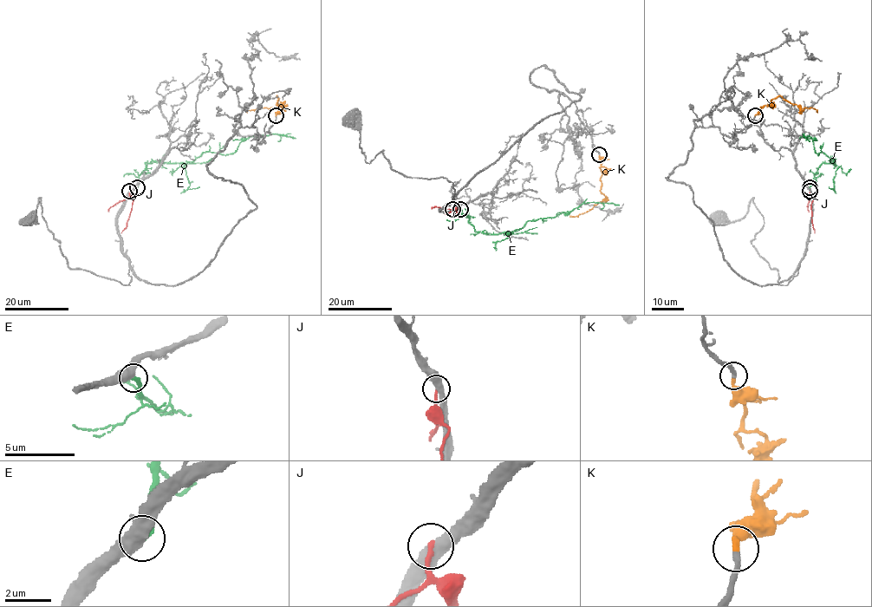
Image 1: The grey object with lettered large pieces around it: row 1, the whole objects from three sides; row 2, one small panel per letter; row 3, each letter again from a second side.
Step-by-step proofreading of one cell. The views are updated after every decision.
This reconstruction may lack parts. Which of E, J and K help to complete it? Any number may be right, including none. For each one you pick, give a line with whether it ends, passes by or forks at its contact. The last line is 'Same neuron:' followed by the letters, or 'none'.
E: It ends there
K: It ends there
Same neuron: E, K

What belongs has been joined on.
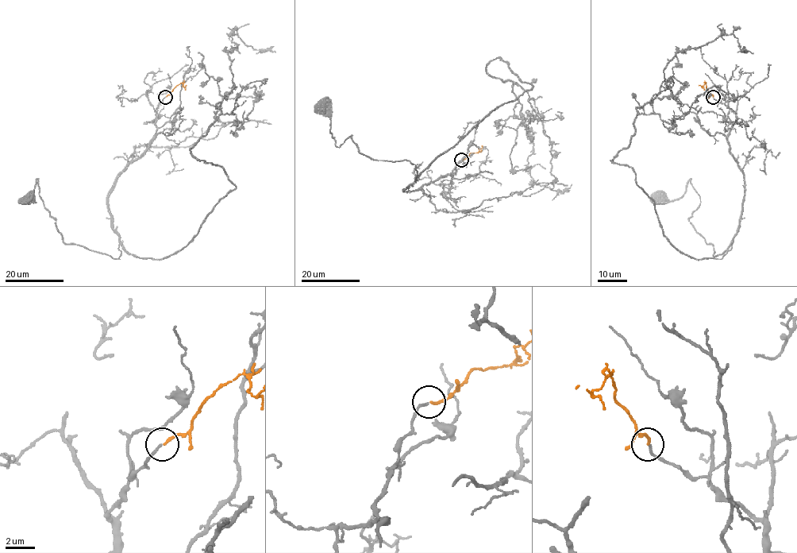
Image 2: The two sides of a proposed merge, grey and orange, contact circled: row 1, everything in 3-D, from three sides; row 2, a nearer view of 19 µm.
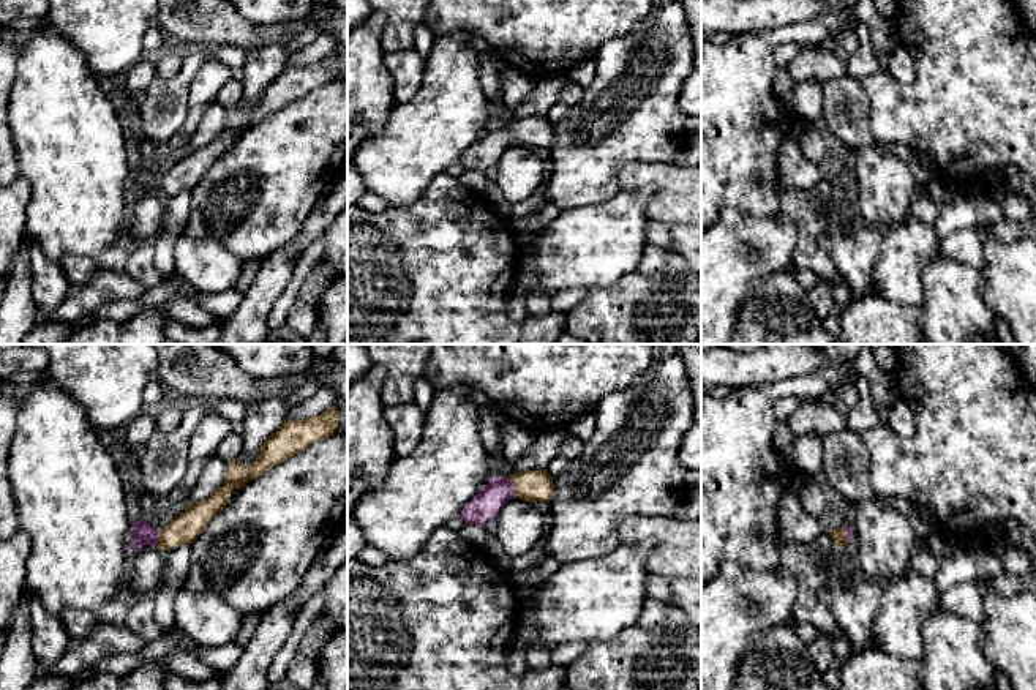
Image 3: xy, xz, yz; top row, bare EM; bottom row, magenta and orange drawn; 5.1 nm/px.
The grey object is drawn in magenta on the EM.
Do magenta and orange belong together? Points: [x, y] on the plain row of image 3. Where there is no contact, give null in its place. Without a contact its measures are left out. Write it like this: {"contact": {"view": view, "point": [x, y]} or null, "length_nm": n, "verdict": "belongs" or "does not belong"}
{"contact": {"view": "xz", "point": [512, 133]}, "length_nm": 110, "verdict": "belongs"}

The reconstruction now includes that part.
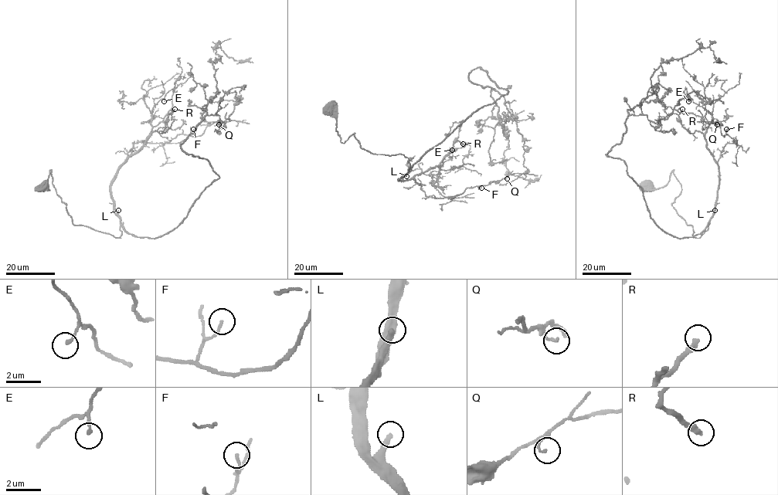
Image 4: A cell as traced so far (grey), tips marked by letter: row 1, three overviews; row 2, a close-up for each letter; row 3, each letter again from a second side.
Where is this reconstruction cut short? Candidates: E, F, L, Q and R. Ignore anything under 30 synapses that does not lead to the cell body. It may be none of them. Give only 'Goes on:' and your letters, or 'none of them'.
Goes on: L, R

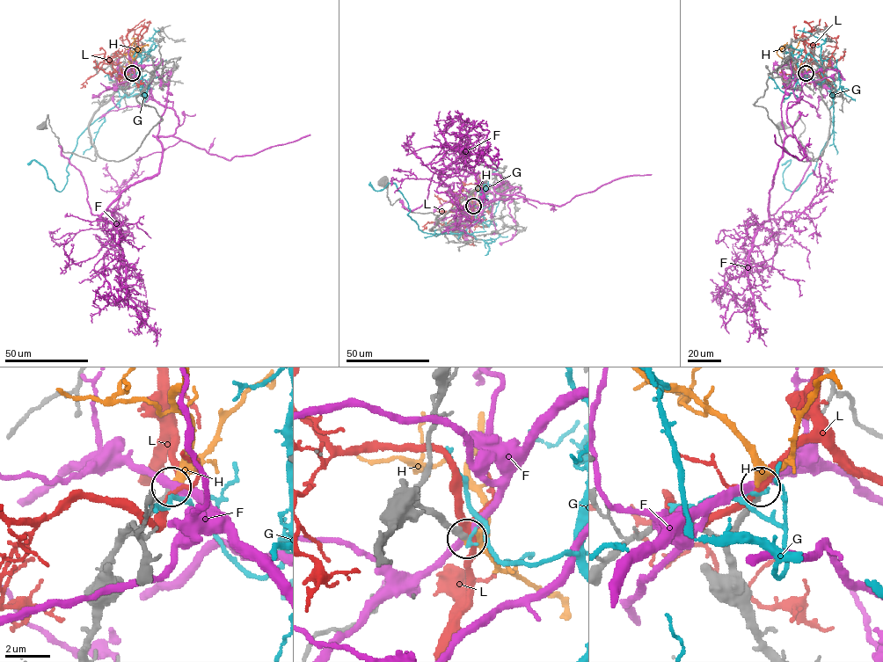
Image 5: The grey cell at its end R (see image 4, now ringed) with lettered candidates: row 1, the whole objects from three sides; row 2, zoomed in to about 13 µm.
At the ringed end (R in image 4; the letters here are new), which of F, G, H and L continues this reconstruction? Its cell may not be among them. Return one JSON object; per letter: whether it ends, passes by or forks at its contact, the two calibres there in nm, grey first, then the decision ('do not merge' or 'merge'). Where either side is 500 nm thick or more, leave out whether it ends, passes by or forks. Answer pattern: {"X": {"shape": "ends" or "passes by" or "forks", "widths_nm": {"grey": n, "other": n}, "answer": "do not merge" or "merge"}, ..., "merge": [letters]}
{"F": {"shape": "passes by", "widths_nm": {"grey": 340, "other": 360}, "answer": "do not merge"}, "G": {"shape": "passes by", "widths_nm": {"grey": 340, "other": 130}, "answer": "do not merge"}, "H": {"shape": "ends", "widths_nm": {"grey": 340, "other": 340}, "answer": "merge"}, "L": {"shape": "forks", "widths_nm": {"grey": 360, "other": 240}, "answer": "do not merge"}, "merge": ["H"]}

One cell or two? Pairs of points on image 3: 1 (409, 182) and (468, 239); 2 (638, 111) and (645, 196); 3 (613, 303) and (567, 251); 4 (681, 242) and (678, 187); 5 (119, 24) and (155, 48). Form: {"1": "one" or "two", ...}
{"1": "two", "2": "two", "3": "two", "4": "two", "5": "two"}

